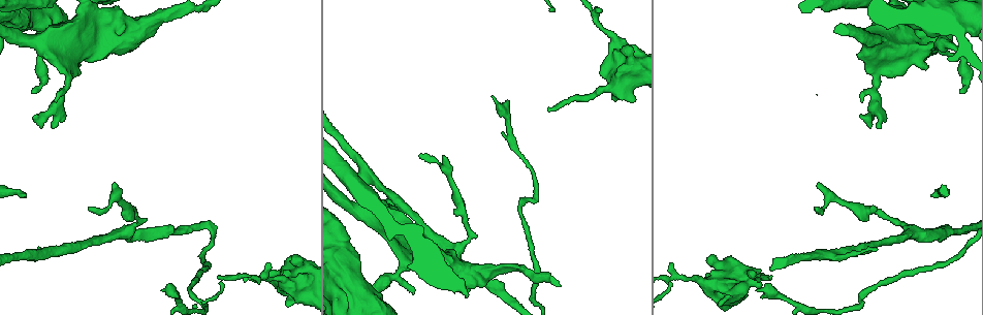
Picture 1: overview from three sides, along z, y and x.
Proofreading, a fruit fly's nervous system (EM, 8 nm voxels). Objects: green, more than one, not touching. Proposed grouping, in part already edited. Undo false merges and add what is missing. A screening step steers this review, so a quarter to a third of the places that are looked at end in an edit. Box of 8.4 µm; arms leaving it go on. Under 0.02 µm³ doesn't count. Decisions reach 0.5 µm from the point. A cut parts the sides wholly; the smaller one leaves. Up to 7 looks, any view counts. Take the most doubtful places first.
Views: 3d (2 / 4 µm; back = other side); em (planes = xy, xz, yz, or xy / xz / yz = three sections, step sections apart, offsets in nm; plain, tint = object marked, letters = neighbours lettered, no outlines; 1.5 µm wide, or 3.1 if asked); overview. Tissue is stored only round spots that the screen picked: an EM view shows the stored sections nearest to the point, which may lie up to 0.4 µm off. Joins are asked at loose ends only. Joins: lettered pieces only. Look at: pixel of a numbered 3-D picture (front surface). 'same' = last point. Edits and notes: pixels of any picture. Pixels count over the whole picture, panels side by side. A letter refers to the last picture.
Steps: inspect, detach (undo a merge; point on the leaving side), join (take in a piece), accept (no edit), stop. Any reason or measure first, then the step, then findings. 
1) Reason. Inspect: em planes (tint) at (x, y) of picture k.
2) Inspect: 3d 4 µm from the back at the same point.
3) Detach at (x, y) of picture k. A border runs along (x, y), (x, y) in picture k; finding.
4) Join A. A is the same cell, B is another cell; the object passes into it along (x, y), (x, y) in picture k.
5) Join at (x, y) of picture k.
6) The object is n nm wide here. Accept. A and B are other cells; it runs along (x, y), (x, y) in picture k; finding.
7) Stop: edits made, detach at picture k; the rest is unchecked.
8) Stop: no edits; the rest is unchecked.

Sudden change in width. Inspect: em planes (plain) at (699, 281) of picture 1.

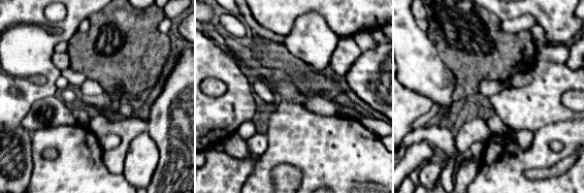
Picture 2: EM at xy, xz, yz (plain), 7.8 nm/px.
Inspect: em planes (letters) at the same point.

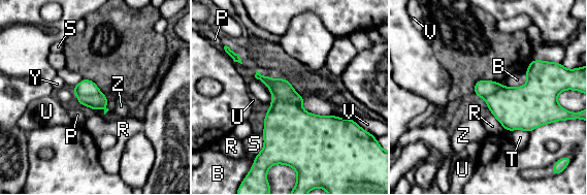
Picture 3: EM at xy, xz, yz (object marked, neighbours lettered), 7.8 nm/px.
The longest contact is with B, 220 nm. Detach at (281, 88) of picture 3. B, P, R, S, T, U, V, Y and Z are other cells; a border runs along (296, 93), (290, 98), (272, 97) in picture 3; a second neuron is stuck on.

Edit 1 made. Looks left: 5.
See it whole again. Inspect: overview.

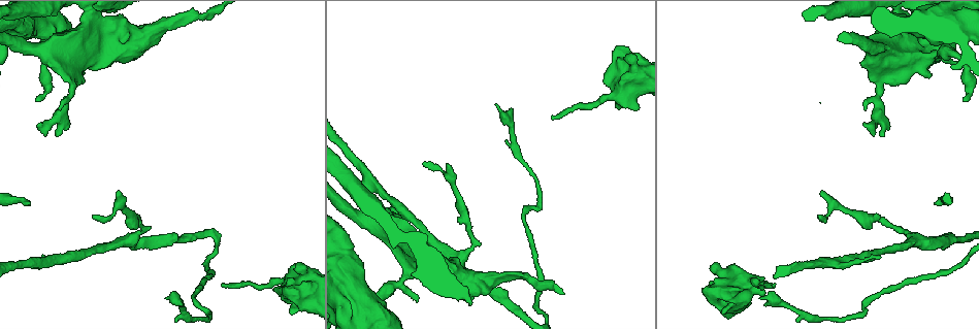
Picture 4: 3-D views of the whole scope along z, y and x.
Thin end. Inspect: em xz step 4 (letters) at (42, 255) of picture 4.

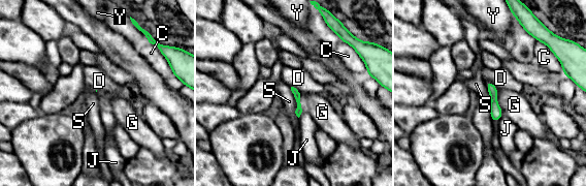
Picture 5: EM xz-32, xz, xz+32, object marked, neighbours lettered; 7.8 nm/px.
Accept. C, D, G, J, S and Y are other cells; none of them fits.

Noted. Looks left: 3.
Stops while still wide. Inspect: em planes (letters) at (929, 76) of picture 4.

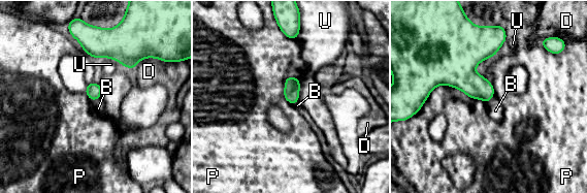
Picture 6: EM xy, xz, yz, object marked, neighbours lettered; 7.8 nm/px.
Accept. B, D, P and U are other cells; a border runs along (99, 97), (91, 101) in picture 6; no lettered piece goes on from it.

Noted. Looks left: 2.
Stop: edits made, detach at picture 3; the rest is unchecked.

